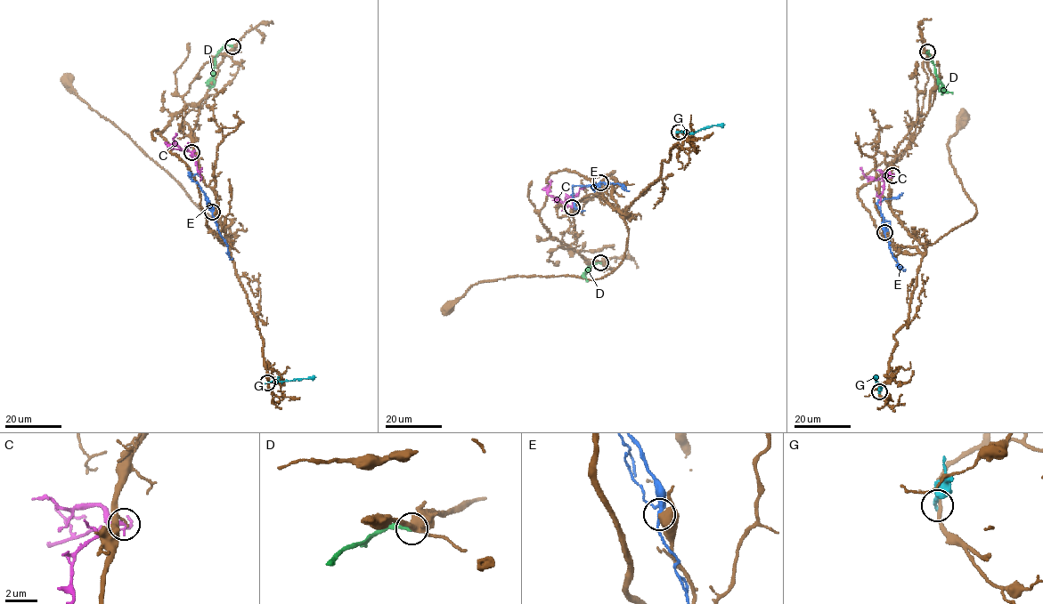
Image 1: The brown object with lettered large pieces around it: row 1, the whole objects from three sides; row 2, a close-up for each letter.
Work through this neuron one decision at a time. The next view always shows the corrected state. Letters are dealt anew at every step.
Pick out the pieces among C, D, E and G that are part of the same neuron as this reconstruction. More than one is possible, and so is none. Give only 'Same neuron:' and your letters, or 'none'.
Same neuron: none

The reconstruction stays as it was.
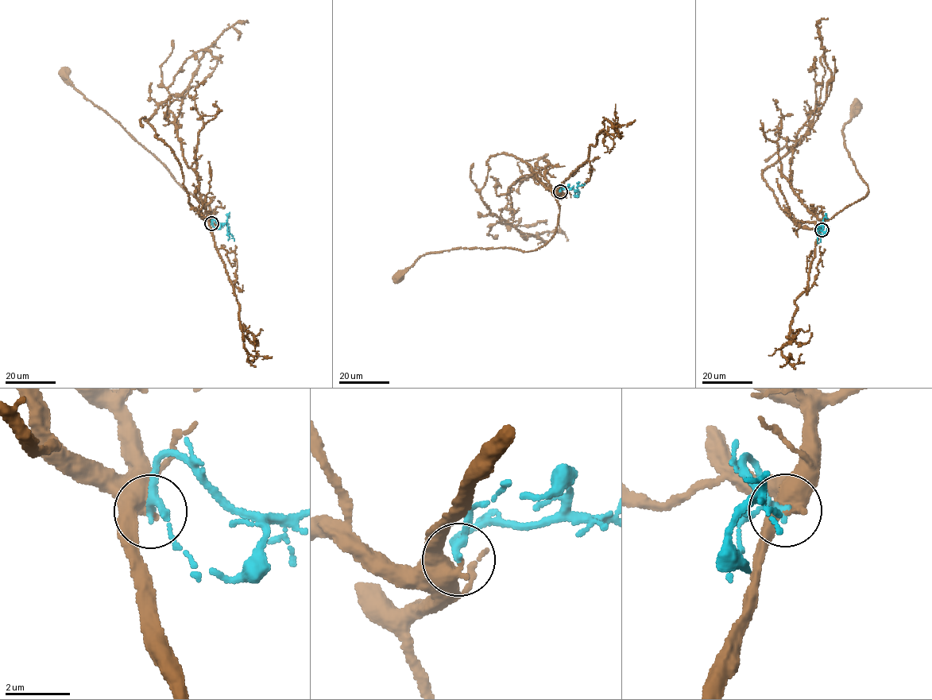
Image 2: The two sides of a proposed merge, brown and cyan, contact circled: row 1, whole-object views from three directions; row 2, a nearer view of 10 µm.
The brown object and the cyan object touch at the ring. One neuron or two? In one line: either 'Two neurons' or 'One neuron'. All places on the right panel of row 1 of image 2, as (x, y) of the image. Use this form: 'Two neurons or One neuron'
One neuron

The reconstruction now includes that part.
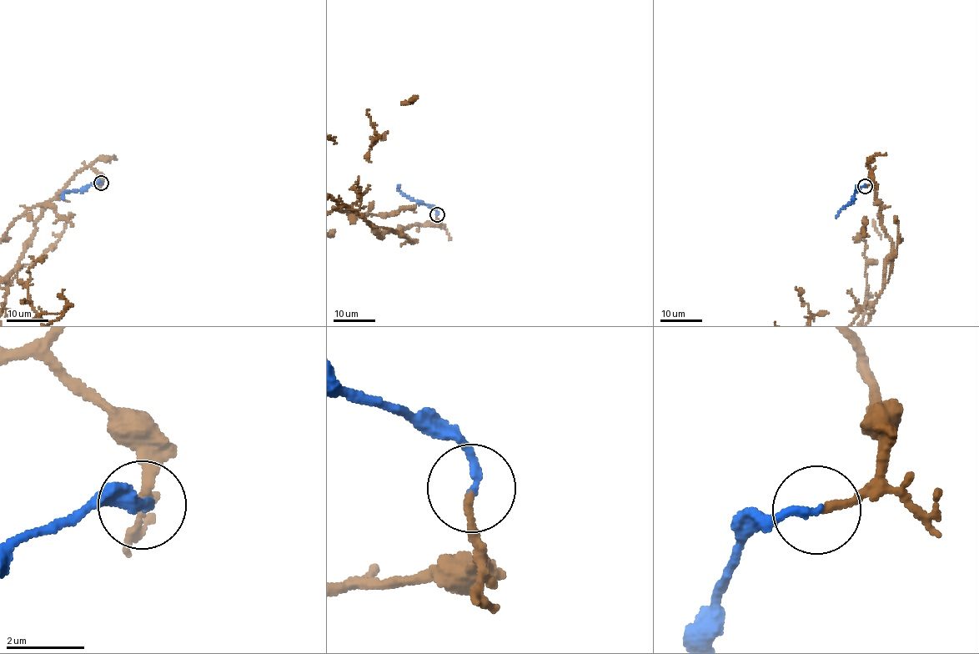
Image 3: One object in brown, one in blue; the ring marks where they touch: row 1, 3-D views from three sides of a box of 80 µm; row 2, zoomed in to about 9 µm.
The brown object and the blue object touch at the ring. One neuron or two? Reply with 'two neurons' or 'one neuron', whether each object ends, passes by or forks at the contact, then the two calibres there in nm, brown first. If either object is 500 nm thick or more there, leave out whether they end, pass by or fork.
one neuron | brown ends | blue ends | 180/200 nm

